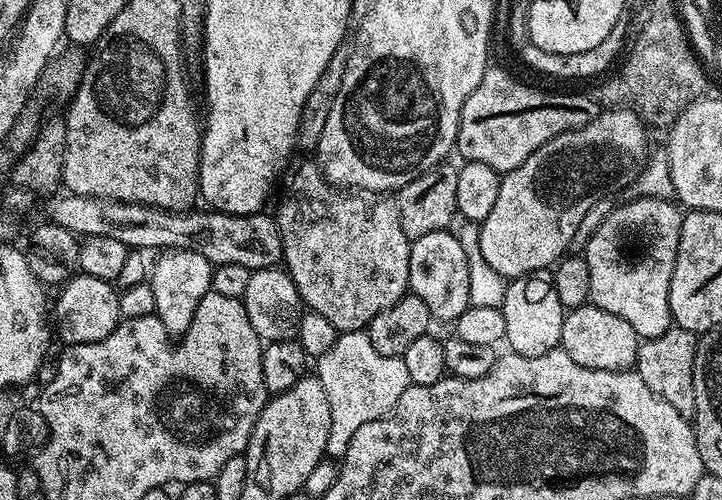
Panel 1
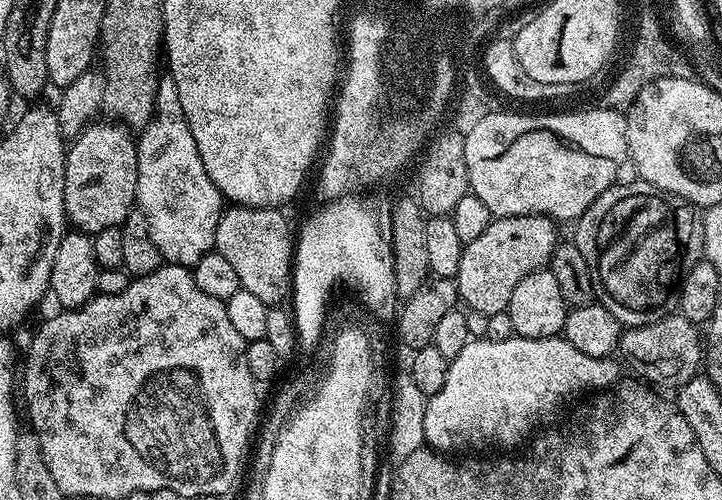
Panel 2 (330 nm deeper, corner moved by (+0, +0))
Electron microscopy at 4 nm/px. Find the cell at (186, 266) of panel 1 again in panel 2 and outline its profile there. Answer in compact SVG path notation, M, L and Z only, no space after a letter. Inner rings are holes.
M164 74L157 79L152 121L139 133L136 153L136 204L146 218L150 238L154 246L158 246L161 261L191 269L198 258L213 251L220 214L226 207L226 201L218 186L210 182L206 166L202 166L194 134L190 134L190 126L186 123L186 114L178 98L178 86L171 75Z

